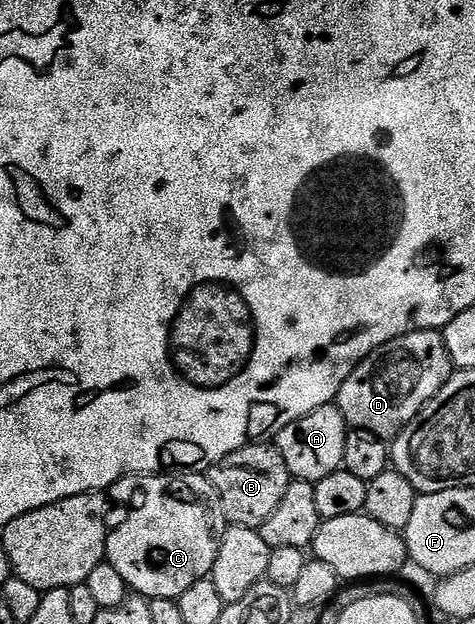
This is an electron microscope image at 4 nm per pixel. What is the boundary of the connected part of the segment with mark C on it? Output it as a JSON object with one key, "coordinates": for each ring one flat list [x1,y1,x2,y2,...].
{"coordinates":[[165,472,155,476,148,476,143,479,144,499,129,512,124,518,124,523,117,530,113,529,108,535,108,542,104,545,107,565,113,566,122,575,122,580,126,580,129,591,143,596,149,600,153,598,174,598,182,596,190,584,198,584,198,580,209,577,214,568,214,560,218,560,218,548,220,547,220,536,226,529,226,519,224,511,218,508,215,490,212,489,211,482,200,472]]}

